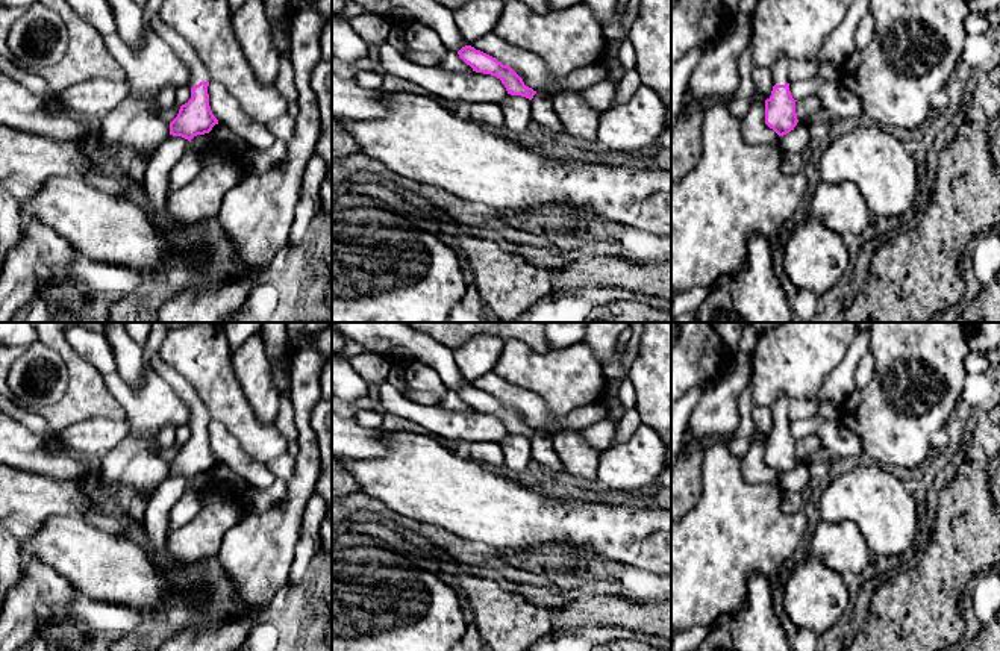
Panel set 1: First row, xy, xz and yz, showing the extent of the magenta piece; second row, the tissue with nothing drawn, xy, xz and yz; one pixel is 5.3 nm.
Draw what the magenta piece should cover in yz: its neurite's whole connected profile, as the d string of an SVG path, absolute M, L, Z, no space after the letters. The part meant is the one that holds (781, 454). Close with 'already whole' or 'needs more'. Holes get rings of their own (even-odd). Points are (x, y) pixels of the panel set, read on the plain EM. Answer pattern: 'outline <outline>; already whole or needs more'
outline M780 395L770 407L773 430L765 439L765 463L779 475L794 469L797 465L795 441L789 430L788 397Z; needs more

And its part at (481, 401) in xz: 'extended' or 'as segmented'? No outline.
as segmented

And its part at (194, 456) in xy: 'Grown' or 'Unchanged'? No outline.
Grown

